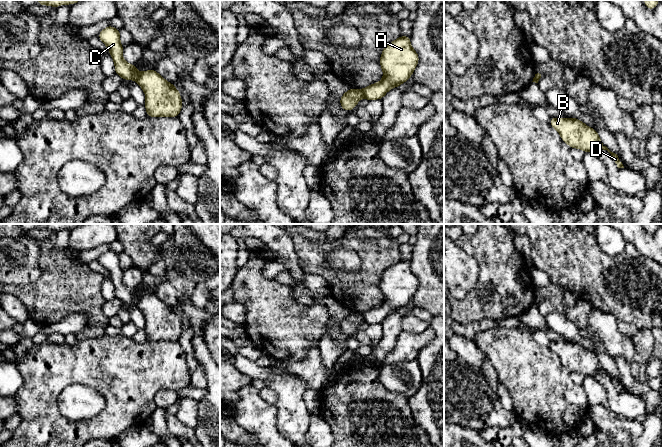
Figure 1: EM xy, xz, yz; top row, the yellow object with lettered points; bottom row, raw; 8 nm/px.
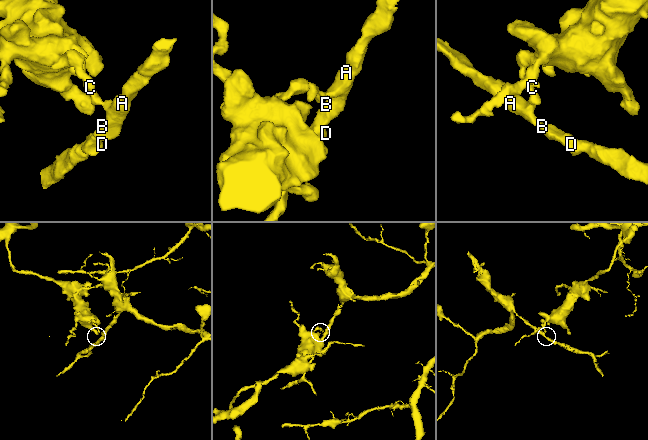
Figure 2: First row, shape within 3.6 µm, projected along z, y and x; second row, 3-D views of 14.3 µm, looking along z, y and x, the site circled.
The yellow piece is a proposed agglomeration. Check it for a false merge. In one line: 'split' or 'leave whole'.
split

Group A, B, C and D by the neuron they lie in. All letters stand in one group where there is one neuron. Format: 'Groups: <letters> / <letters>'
Groups: A B D / C

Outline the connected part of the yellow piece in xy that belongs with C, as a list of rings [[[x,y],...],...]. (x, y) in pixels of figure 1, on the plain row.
[[[109,249],[98,258],[99,263],[109,272],[115,287],[115,297],[124,304],[137,304],[140,297],[136,290],[124,285],[123,270],[120,268],[120,255]]]

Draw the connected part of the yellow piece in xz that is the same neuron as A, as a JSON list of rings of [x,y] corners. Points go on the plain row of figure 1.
[[[400,260],[395,265],[389,267],[382,275],[380,290],[384,296],[383,303],[361,314],[363,321],[369,324],[382,324],[383,320],[393,311],[399,311],[407,305],[417,291],[419,280],[410,268],[409,260]]]

